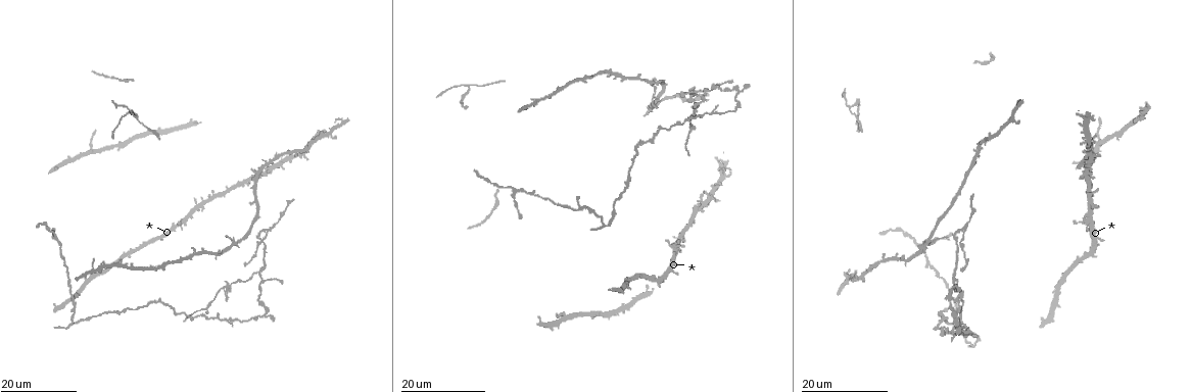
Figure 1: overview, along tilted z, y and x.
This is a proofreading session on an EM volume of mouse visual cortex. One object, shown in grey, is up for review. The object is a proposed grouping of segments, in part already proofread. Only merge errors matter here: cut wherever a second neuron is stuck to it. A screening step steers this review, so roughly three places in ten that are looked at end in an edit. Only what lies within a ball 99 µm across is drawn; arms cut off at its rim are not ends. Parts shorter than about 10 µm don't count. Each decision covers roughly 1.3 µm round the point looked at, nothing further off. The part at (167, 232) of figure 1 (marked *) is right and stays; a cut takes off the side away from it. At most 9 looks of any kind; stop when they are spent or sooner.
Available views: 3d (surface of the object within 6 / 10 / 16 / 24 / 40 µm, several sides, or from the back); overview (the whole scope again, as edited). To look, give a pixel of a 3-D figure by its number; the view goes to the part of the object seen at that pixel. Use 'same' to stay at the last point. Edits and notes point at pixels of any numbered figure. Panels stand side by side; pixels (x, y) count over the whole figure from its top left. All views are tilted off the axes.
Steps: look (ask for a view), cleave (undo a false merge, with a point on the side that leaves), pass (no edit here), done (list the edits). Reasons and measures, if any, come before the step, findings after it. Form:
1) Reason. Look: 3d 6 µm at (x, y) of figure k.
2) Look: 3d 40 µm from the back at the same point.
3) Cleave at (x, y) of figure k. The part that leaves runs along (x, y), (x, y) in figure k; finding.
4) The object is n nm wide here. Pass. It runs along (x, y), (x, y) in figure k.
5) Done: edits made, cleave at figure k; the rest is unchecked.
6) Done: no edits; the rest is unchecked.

Looks like a crossing. Look: 3d 16 µm at (512, 194) of figure 1.

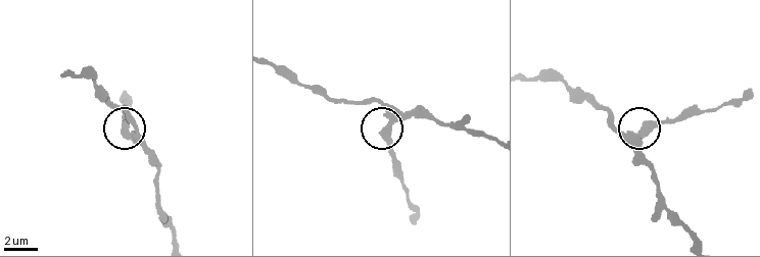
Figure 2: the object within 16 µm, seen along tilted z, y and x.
Look: 3d 6 µm at (130, 138) of figure 2.

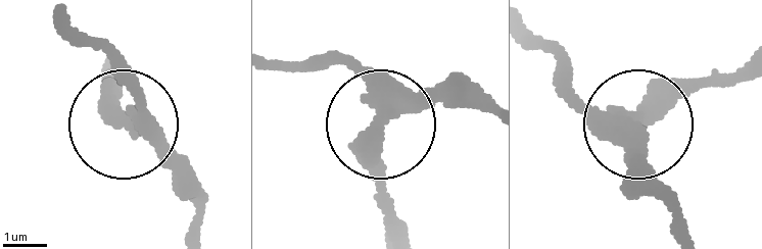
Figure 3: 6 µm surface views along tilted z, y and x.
The object is 380 nm wide here. Pass. It runs along (485, 112), (405, 108), (383, 119), (375, 164), (388, 228) in figure 3; all the same neuron.

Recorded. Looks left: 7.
Sudden change in width. Look: 3d 24 µm at (949, 299) of figure 1.

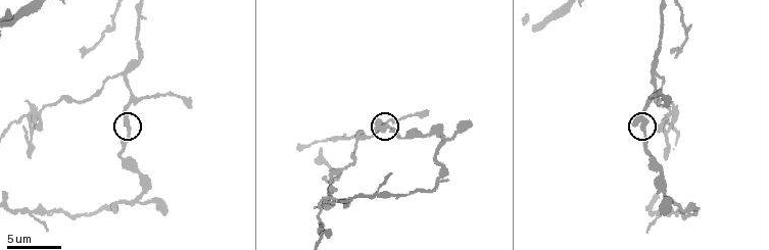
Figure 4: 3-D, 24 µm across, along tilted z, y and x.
Closer look. Look: 3d 10 µm at (642, 130) of figure 4.

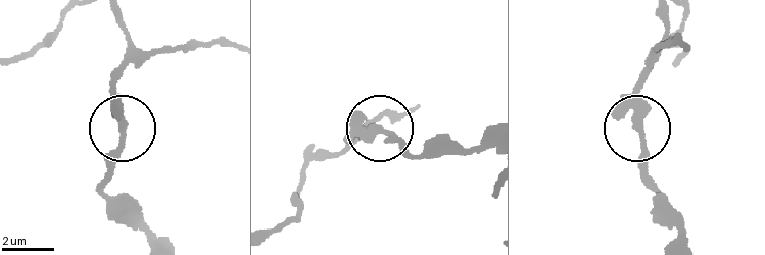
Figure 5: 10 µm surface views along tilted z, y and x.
Look: 3d 10 µm from the back at (122, 134) of figure 5.

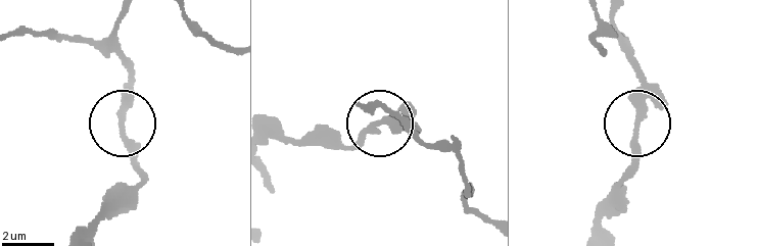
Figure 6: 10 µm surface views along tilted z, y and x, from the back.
Pass. Continuous, no second neuron.

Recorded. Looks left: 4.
Arms part here. Look: 3d 10 µm at (655, 74) of figure 4.

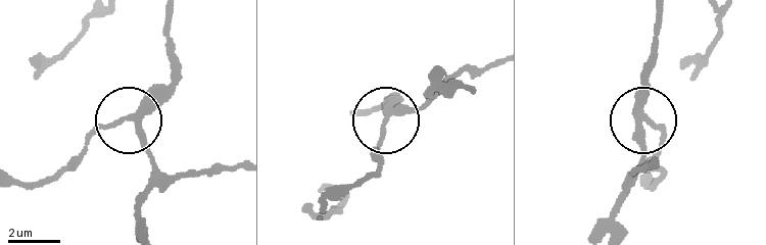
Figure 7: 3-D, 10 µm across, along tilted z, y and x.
The object is 220 nm wide here. Cleave at (116, 124) of figure 7. Two neurons meet here.

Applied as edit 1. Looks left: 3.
Calibre changes. Look: 3d 24 µm at (105, 314) of figure 1.

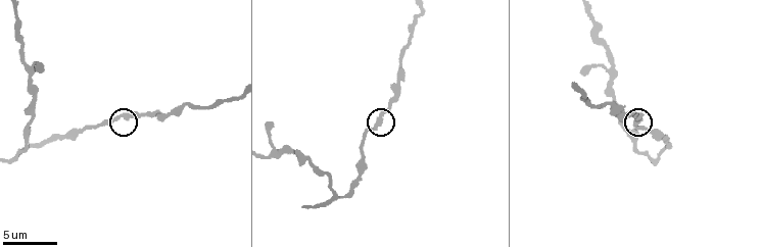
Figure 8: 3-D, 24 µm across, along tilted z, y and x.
Look: 3d 6 µm at (375, 127) of figure 8.

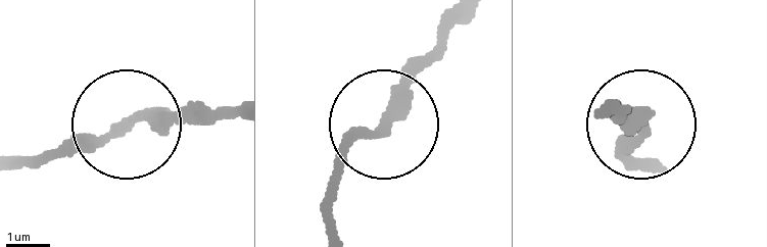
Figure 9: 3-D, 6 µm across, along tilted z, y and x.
Pass. Continuous, no second neuron.

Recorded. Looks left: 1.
Done: edits made, cleave at figure 7; the rest is unchecked.

